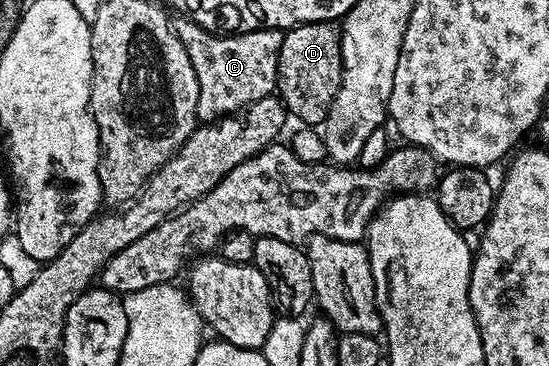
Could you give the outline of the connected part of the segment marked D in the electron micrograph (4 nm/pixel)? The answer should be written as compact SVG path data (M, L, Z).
M312 21L284 30L281 50L277 56L277 88L281 104L290 114L293 113L305 127L317 127L329 113L329 104L335 99L341 82L341 30L332 21Z

